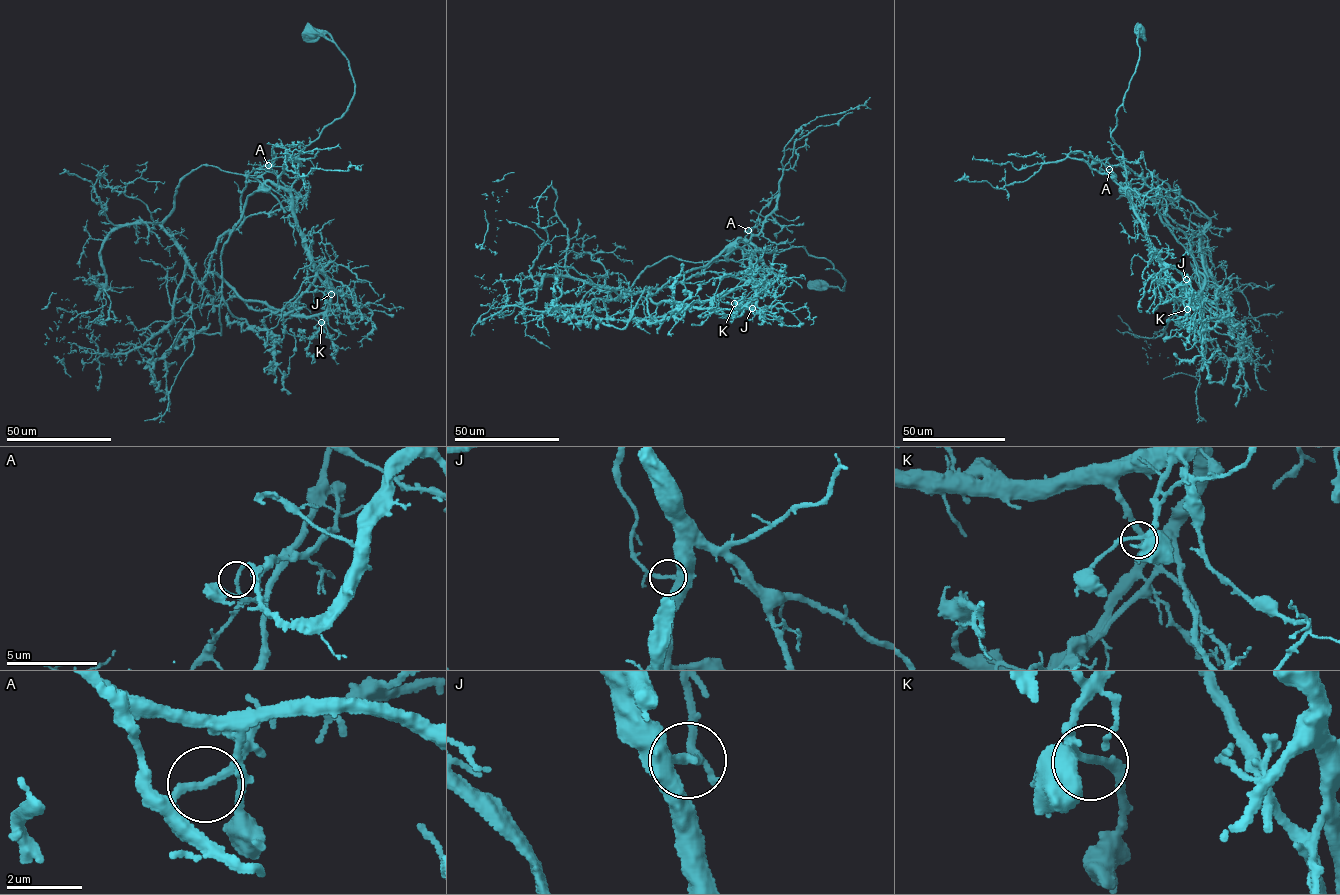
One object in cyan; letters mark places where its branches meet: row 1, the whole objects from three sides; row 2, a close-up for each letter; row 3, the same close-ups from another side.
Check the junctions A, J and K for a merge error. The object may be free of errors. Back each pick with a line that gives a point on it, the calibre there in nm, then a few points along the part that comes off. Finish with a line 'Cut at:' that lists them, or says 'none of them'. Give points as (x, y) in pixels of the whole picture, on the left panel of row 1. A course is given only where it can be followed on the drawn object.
A: place (268, 165); calibre 190 nm; course (268, 165), (201, 281), (158, 225), (133, 223), (91, 278), (105, 304), (59, 322), (56, 293)
Cut at: A

